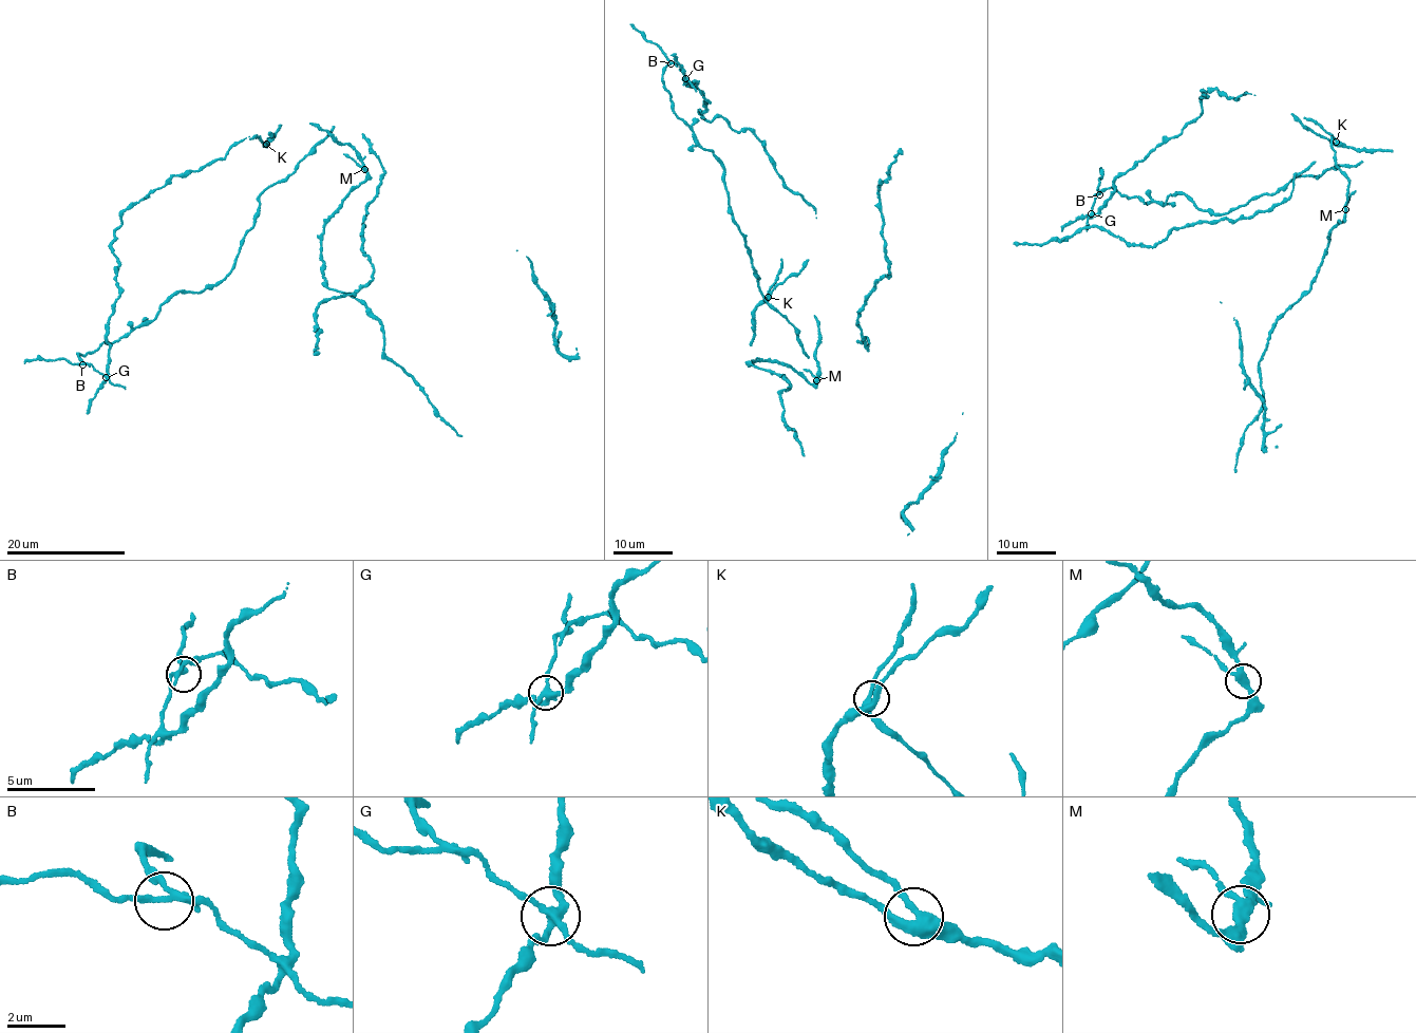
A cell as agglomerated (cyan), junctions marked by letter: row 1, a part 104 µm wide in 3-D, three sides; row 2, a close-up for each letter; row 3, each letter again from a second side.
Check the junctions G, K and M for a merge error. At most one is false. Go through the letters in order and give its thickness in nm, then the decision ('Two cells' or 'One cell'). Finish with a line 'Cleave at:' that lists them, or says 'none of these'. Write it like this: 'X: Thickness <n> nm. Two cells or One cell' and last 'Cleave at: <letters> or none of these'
G: Thickness 300 nm. Two cells
K: Thickness 360 nm. One cell
M: Thickness 280 nm. One cell
Cleave at: G

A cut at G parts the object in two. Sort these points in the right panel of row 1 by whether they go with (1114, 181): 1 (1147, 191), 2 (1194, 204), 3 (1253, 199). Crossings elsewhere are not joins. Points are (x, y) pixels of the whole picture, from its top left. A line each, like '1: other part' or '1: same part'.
1: other part
2: other part
3: other part

